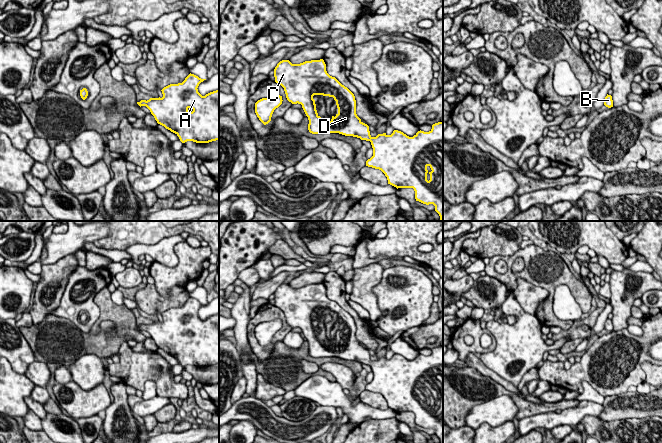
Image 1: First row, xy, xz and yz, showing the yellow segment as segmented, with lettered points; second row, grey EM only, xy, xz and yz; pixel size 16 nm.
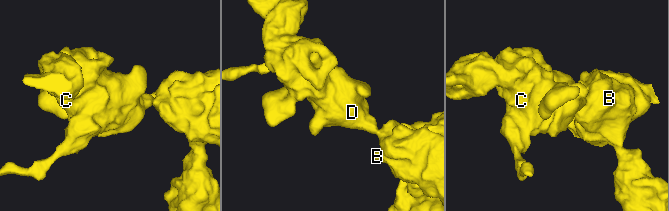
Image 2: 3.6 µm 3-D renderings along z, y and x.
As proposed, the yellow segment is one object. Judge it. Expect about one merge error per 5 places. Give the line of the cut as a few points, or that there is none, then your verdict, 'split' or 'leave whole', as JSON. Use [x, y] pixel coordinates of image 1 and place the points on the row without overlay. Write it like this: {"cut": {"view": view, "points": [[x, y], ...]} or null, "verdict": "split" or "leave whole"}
{"cut": null, "verdict": "leave whole"}

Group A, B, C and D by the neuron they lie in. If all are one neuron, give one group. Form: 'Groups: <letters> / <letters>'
Groups: A B C D

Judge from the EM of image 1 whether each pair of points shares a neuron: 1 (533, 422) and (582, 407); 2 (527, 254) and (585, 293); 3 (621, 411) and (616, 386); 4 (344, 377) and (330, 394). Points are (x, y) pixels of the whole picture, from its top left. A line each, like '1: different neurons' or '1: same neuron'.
1: same neuron
2: same neuron
3: different neurons
4: different neurons

